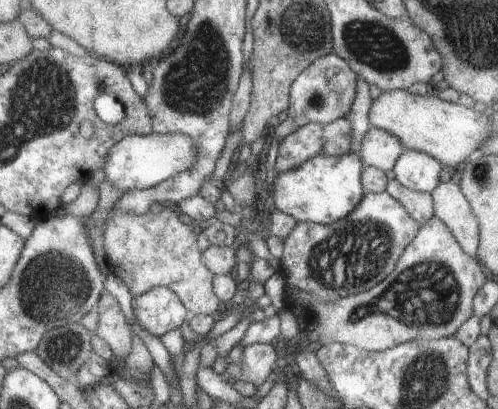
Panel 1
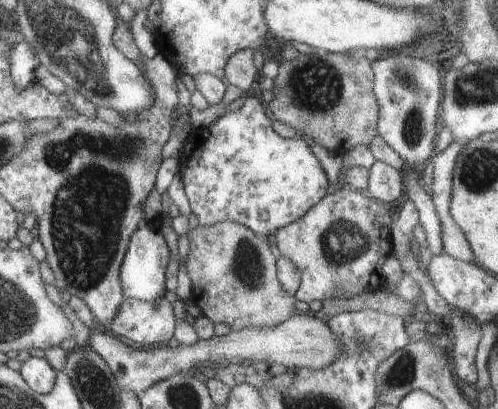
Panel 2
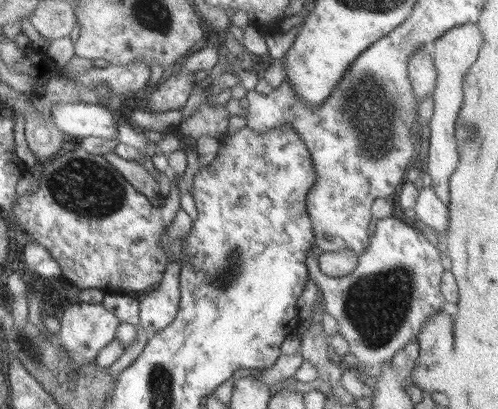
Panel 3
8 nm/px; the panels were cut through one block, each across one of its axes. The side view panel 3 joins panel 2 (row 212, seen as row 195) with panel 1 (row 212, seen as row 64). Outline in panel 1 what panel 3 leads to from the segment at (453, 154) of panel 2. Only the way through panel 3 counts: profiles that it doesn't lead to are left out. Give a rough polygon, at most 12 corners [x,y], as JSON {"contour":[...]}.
{"contour":[[439,184],[433,214],[475,256],[479,222],[461,188]]}

